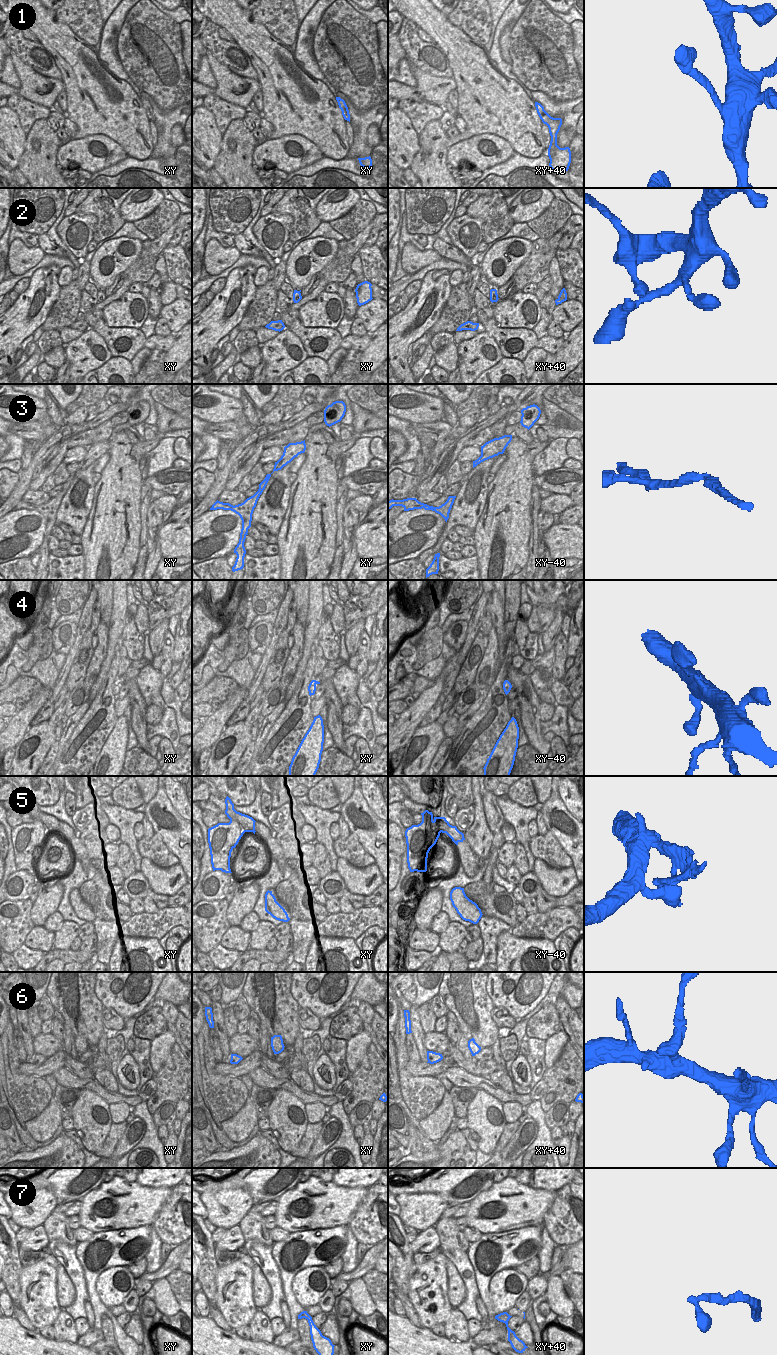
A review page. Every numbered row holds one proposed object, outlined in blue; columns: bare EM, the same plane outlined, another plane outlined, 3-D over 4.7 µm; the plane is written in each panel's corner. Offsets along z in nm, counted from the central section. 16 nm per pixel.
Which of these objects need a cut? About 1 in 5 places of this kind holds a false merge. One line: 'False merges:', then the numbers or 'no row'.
False merges: 5, 7

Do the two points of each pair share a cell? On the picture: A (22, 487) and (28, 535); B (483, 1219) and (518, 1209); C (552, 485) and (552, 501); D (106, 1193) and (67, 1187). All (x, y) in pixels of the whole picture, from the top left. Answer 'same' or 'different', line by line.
A: different
B: same
C: different
D: different

